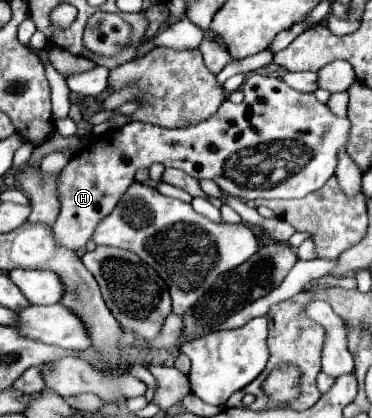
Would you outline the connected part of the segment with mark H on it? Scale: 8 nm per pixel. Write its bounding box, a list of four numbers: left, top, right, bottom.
[53,74,347,250]

